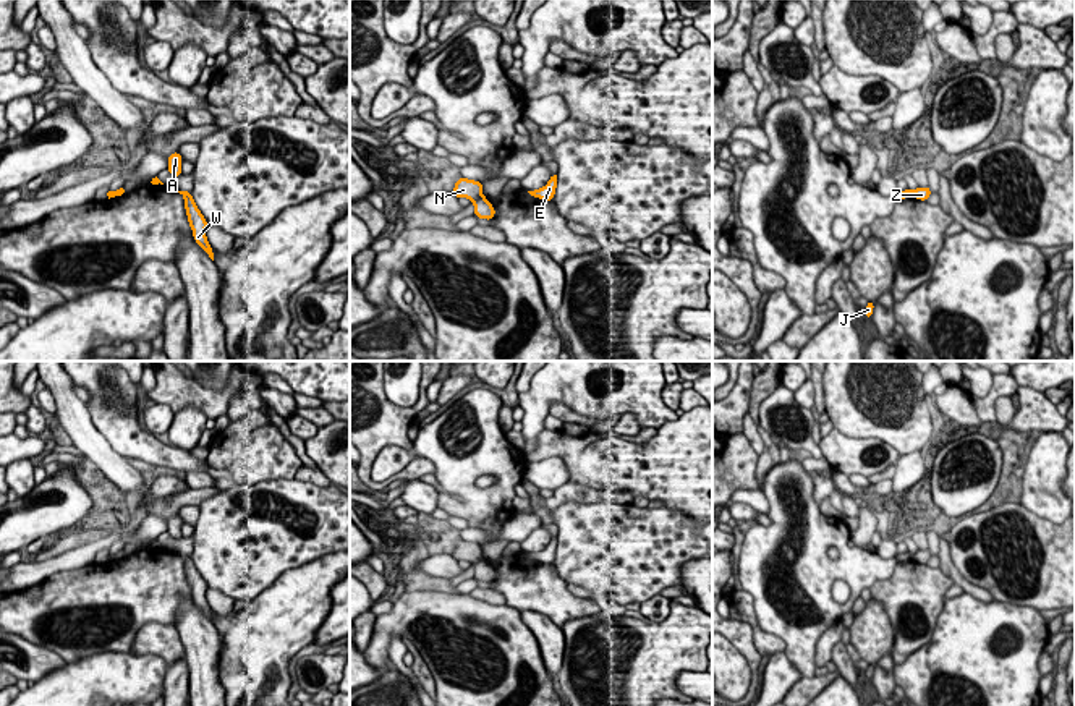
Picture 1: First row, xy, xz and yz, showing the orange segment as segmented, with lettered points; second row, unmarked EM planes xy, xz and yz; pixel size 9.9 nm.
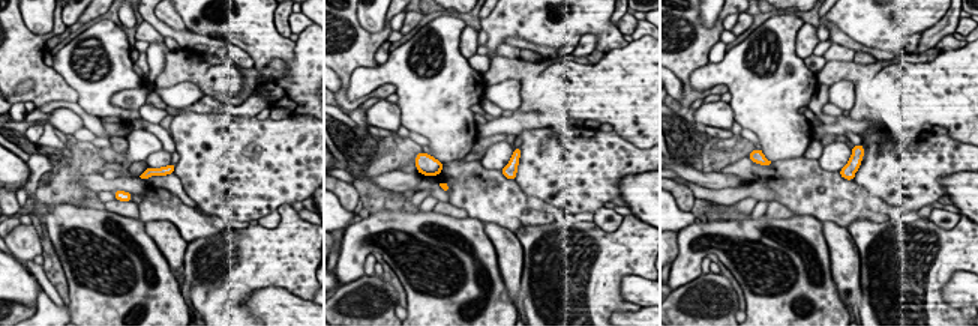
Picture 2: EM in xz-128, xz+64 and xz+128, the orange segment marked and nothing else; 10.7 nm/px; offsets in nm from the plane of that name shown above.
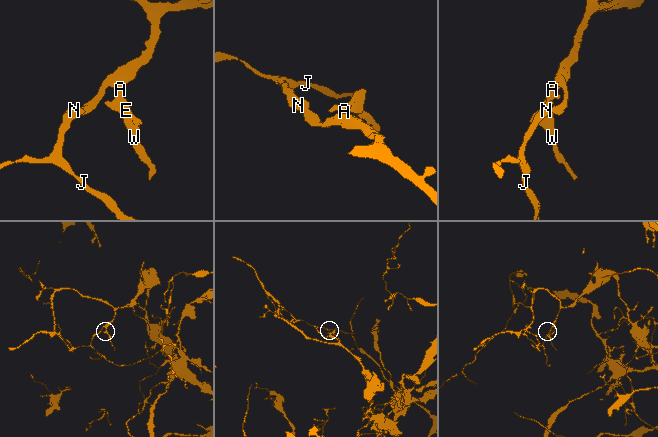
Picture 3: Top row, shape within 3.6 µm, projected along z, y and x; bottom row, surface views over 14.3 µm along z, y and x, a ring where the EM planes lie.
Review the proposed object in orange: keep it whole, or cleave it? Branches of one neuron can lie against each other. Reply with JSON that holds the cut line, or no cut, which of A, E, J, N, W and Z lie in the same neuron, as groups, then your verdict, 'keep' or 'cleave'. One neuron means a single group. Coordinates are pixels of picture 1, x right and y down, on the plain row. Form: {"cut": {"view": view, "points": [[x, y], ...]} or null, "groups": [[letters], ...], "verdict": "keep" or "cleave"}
{"cut": {"view": "xz", "points": [[483, 559], [473, 565]]}, "groups": [["A", "E", "W", "Z"], ["J", "N"]], "verdict": "cleave"}

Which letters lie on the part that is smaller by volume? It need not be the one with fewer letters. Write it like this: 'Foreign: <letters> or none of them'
Foreign: J, N

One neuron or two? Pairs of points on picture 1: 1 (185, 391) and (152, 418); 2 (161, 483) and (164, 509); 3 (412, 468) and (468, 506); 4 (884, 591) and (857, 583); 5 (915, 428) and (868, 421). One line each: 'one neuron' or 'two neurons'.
1: two neurons
2: two neurons
3: two neurons
4: two neurons
5: one neuron

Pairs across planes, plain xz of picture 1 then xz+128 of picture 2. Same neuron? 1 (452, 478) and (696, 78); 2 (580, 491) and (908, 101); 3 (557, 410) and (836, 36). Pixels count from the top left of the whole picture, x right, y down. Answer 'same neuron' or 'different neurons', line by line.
1: same neuron
2: different neurons
3: same neuron

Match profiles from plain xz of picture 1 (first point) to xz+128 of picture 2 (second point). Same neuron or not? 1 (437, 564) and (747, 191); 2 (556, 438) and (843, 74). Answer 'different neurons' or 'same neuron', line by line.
1: different neurons
2: same neuron

